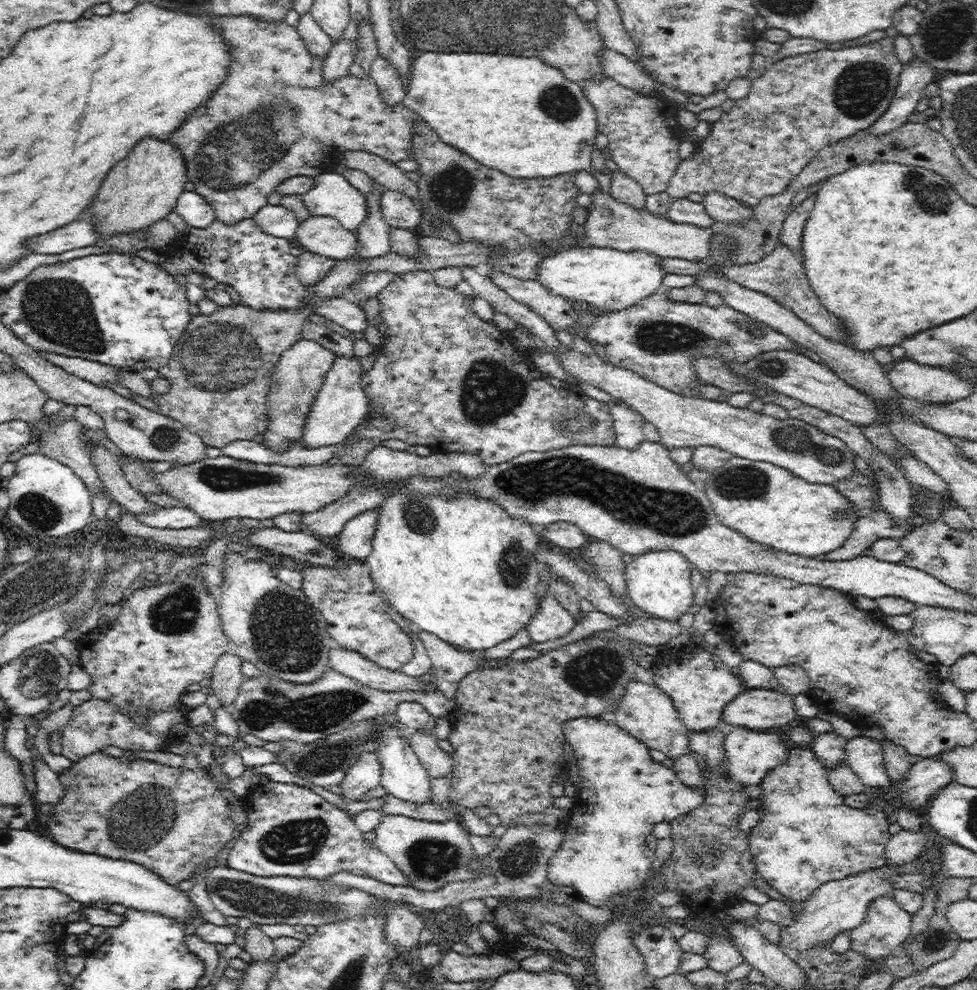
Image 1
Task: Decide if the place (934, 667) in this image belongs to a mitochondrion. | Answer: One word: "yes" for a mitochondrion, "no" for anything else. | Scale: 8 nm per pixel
no

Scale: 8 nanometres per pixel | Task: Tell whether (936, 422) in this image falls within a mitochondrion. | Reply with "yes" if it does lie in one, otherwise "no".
no

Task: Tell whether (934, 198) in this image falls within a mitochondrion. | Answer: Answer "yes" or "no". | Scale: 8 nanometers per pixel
yes

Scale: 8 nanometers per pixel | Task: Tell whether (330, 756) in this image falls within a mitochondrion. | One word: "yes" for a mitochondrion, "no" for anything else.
yes

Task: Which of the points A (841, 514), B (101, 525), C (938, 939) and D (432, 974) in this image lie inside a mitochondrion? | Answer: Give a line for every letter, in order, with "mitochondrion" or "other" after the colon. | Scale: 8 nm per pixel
A: mitochondrion
B: other
C: mitochondrion
D: other

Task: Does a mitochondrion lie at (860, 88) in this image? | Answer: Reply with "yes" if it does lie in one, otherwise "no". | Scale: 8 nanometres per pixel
yes

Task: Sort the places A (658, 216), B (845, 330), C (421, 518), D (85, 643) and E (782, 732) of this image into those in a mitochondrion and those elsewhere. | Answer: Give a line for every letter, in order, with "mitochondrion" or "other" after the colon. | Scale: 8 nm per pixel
A: other
B: other
C: mitochondrion
D: other
E: other

